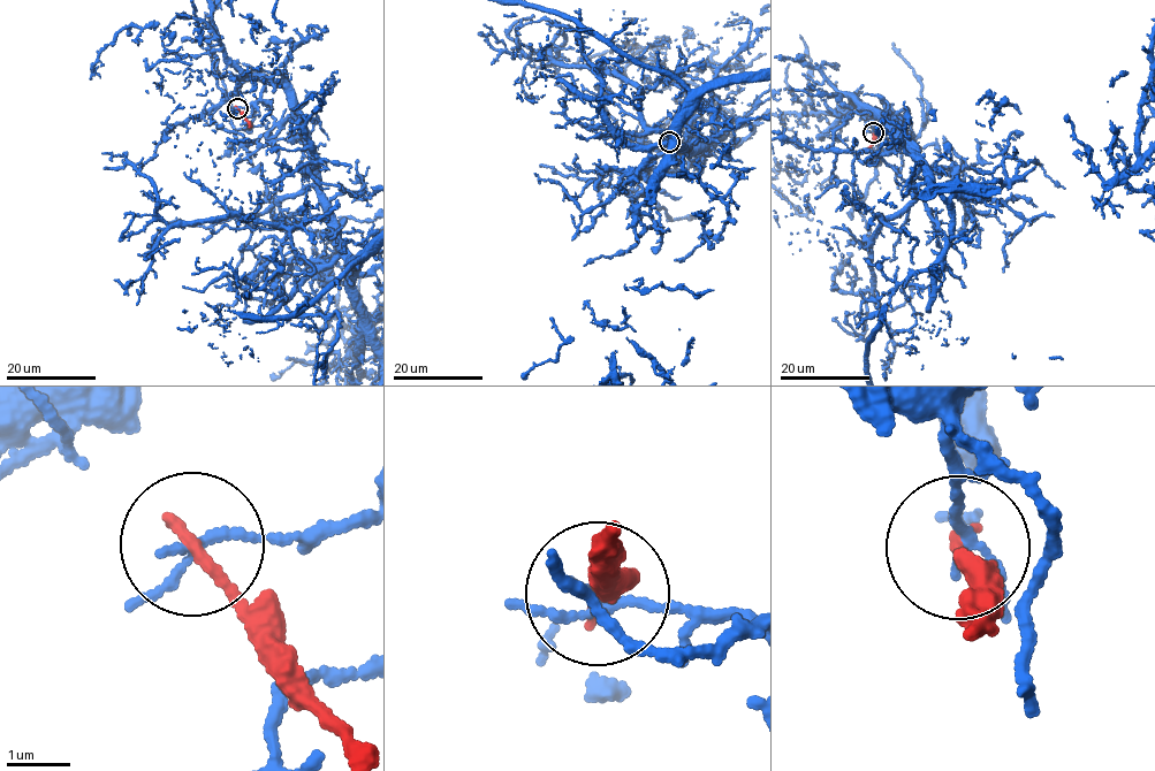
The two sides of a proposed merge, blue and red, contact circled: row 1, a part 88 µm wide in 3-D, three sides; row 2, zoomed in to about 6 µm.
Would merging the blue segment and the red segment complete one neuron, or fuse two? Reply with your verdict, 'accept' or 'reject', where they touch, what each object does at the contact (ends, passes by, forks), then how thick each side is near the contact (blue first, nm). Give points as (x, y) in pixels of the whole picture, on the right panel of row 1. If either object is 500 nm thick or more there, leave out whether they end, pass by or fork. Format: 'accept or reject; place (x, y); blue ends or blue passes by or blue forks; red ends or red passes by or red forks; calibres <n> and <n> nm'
reject; place (873, 132); blue passes by; red ends; calibres 130 and 220 nm

